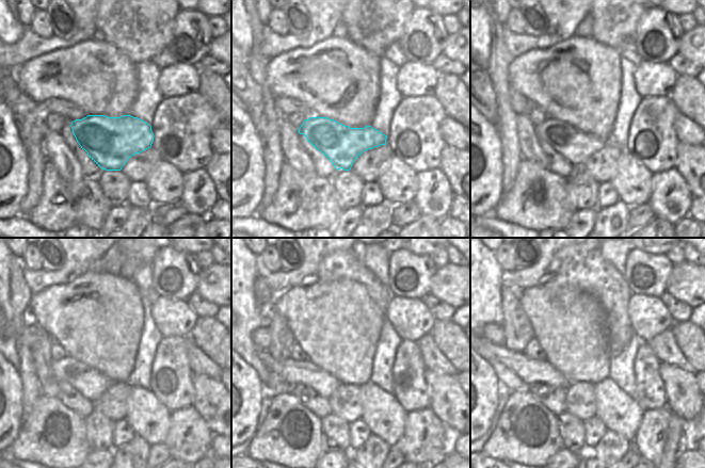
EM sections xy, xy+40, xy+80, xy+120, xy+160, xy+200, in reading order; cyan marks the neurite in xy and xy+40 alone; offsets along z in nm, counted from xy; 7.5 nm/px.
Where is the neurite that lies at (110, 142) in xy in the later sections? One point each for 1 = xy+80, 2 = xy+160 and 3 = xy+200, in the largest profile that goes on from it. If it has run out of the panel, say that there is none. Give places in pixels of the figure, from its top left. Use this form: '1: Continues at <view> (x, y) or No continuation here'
1: Continues at xy+80 (575, 146)
2: Continues at xy+160 (290, 371)
3: Continues at xy+200 (530, 371).

